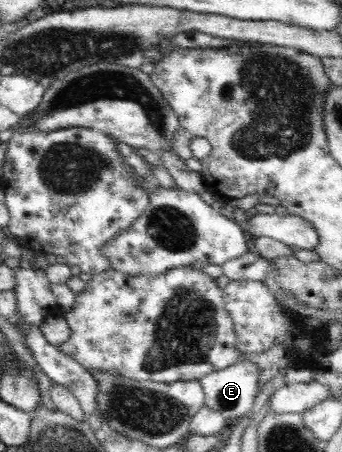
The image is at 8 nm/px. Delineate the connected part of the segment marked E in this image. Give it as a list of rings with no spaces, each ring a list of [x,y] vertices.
[[[236,361],[223,370],[205,374],[198,380],[204,390],[205,406],[225,417],[228,424],[232,424],[247,411],[252,412],[259,386],[259,367],[251,361]]]

